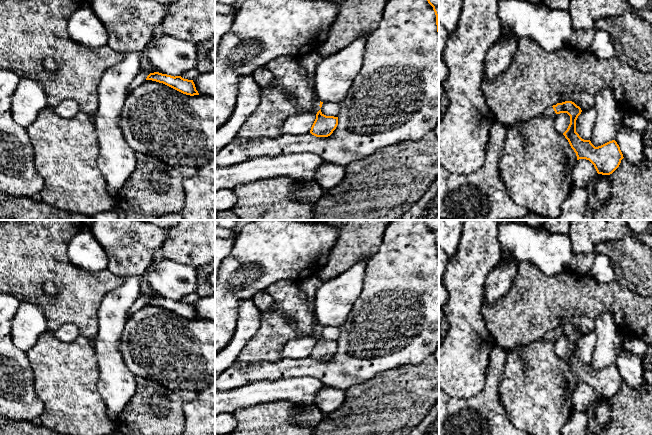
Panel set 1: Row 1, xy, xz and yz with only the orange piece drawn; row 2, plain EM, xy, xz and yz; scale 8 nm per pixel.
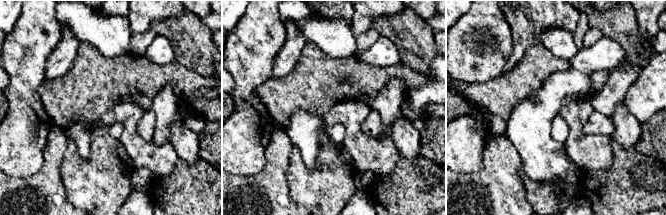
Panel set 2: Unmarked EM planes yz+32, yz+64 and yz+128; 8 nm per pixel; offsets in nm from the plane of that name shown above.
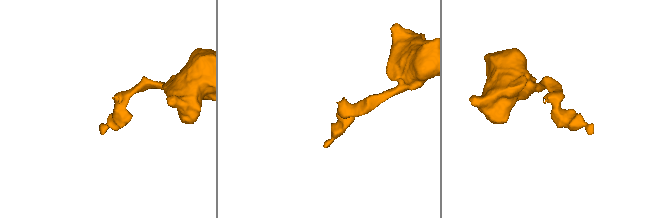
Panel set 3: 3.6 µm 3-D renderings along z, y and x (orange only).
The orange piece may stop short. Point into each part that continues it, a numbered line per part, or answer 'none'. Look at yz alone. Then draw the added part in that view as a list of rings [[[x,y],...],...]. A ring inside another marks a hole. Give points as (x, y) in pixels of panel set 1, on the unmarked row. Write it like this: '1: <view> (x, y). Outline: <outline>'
1: yz (549, 335). Outline: [[[552,330],[547,331],[547,332],[545,333],[545,335],[544,335],[543,338],[544,338],[545,340],[550,341],[550,342],[553,342],[553,343],[556,341],[556,337],[555,337],[555,335],[554,335],[554,333],[553,333]]]

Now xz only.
1: xz (316, 331). Outline: [[[317,322],[315,323],[314,327],[313,327],[313,331],[312,331],[312,336],[318,336],[321,332],[320,332],[320,324]]]

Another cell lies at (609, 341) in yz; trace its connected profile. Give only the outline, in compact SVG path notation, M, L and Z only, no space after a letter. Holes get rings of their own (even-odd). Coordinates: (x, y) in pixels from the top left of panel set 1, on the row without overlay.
M610 312L597 318L594 332L596 333L596 346L590 365L595 371L598 371L615 364L617 353L623 348L624 338Z

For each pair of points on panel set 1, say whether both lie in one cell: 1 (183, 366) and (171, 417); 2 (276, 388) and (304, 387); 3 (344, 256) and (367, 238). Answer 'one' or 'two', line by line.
1: two
2: one
3: one

